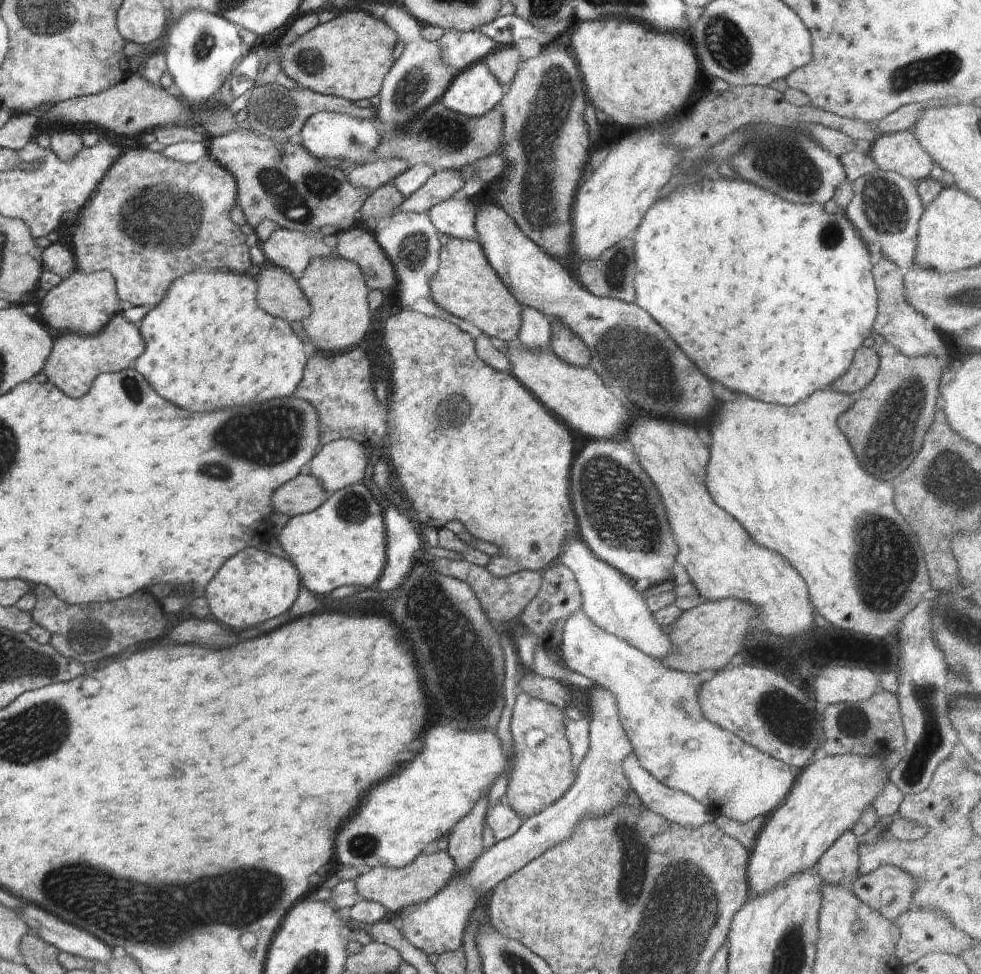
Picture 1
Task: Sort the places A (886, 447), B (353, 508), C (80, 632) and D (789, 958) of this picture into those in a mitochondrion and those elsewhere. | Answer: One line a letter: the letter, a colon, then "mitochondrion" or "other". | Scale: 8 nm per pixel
A: mitochondrion
B: mitochondrion
C: mitochondrion
D: mitochondrion

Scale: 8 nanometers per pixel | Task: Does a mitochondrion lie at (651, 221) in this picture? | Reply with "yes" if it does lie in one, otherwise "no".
no

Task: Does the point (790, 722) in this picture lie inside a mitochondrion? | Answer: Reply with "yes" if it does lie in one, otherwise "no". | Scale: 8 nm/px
yes

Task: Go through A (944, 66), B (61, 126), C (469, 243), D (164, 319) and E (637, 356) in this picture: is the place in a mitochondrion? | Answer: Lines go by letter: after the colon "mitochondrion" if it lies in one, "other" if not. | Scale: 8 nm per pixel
A: mitochondrion
B: other
C: other
D: other
E: mitochondrion

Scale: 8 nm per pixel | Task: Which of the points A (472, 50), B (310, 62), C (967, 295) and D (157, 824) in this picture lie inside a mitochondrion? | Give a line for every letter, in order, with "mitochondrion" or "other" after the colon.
A: other
B: mitochondrion
C: mitochondrion
D: other

